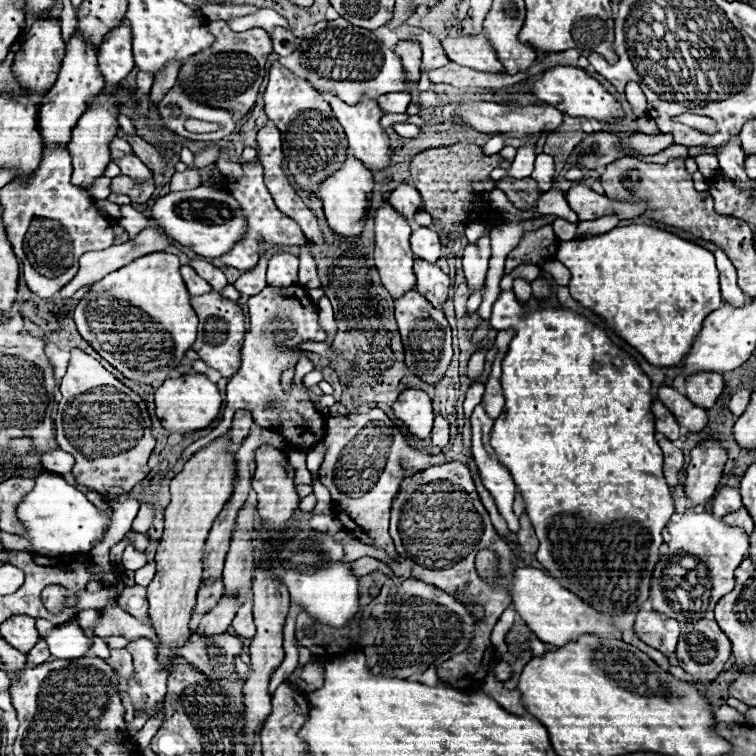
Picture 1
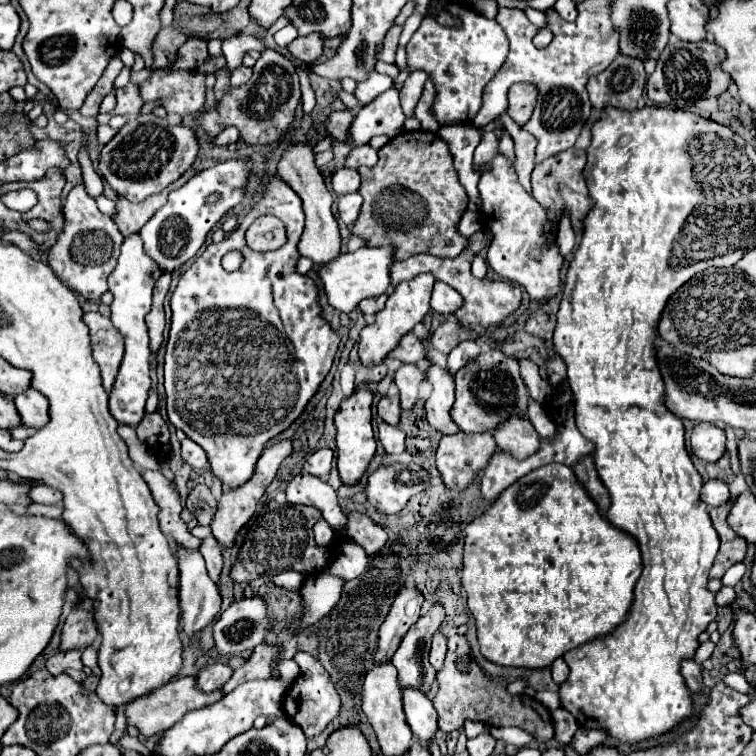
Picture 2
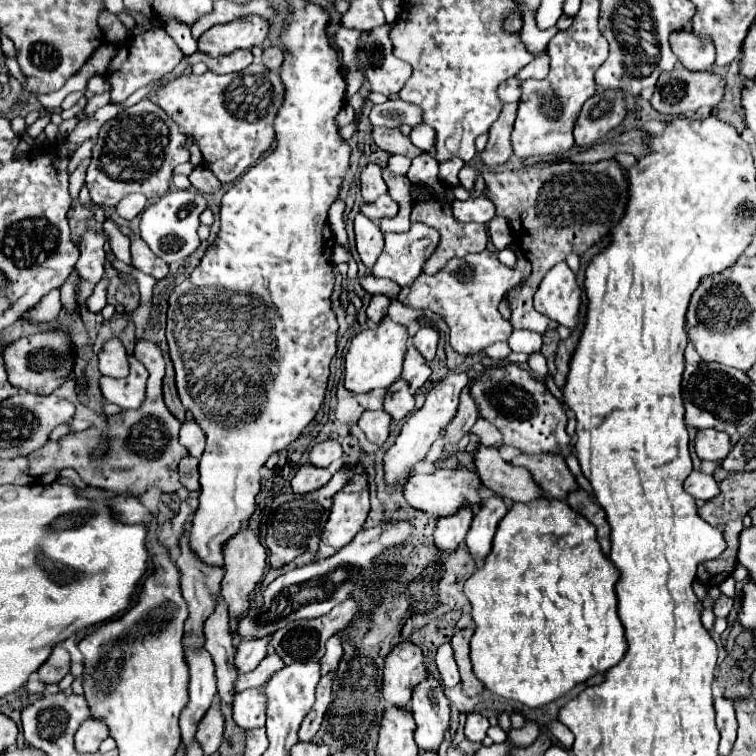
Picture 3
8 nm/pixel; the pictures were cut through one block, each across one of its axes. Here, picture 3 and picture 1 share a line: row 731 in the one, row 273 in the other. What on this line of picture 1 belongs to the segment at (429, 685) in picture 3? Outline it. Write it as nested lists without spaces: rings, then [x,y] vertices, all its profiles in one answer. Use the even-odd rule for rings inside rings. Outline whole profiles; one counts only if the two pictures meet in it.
[[[422,258],[414,260],[414,272],[418,278],[416,290],[424,294],[432,302],[432,306],[440,308],[448,298],[448,288],[450,288],[448,274],[444,274],[440,266],[430,264]]]

